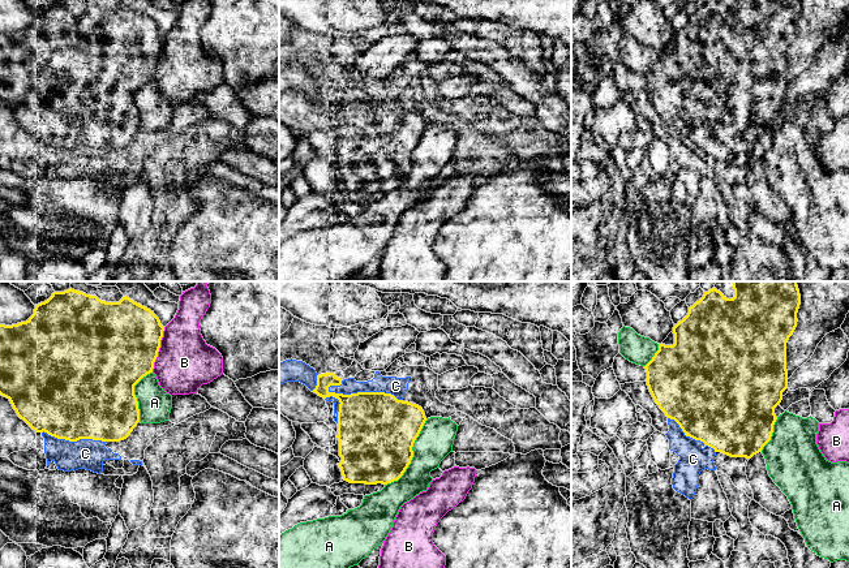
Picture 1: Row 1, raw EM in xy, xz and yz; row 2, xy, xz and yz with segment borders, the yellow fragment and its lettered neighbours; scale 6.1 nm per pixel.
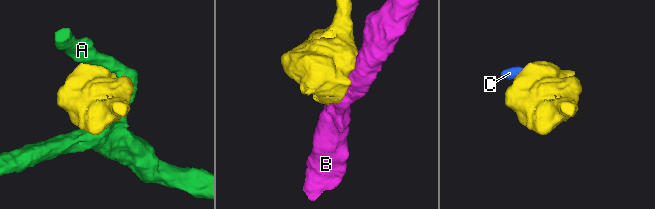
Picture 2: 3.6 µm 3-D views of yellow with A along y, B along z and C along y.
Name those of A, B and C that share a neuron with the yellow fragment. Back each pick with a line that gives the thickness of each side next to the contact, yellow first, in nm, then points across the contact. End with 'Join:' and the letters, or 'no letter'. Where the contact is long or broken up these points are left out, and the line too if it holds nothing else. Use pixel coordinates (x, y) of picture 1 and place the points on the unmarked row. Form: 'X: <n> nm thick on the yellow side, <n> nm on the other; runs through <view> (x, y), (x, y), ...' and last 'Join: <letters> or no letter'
C: 480 nm thick on the yellow side, 110 nm on the other
Join: C

